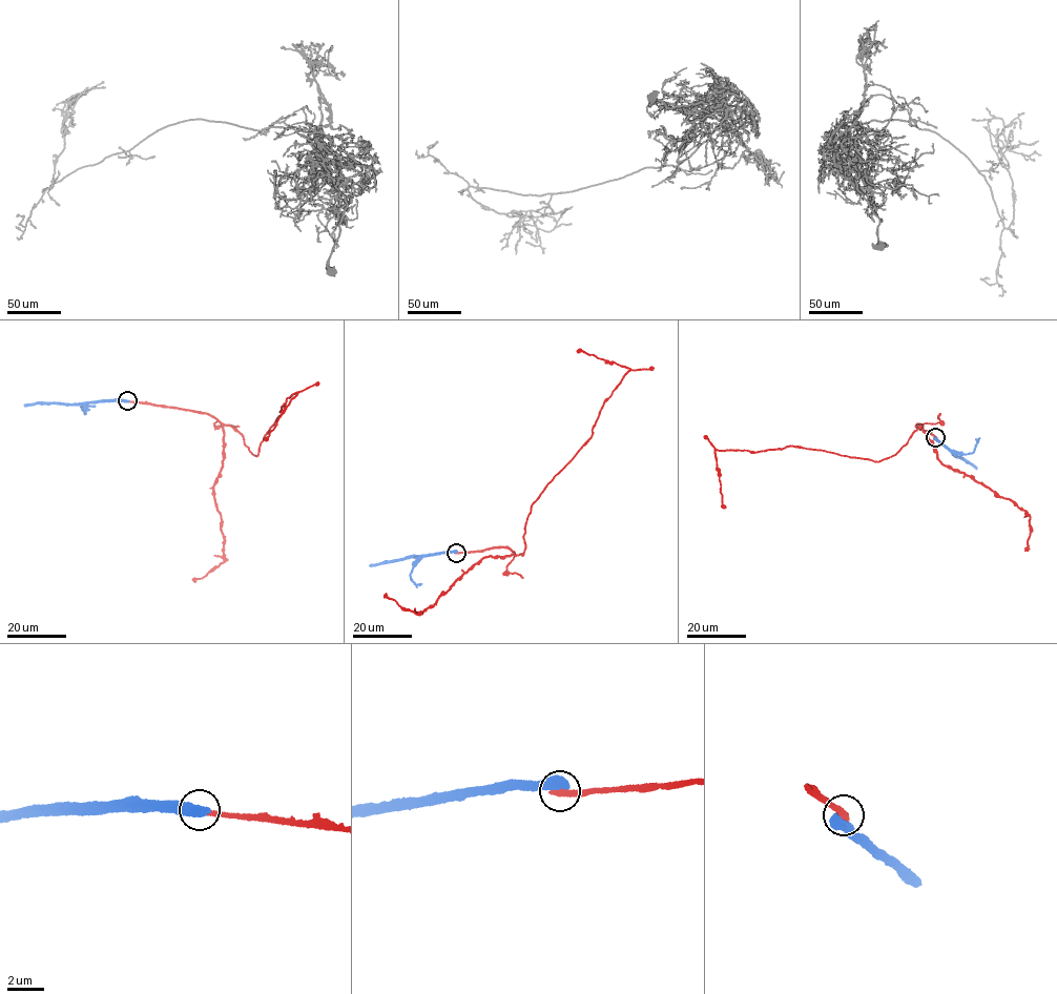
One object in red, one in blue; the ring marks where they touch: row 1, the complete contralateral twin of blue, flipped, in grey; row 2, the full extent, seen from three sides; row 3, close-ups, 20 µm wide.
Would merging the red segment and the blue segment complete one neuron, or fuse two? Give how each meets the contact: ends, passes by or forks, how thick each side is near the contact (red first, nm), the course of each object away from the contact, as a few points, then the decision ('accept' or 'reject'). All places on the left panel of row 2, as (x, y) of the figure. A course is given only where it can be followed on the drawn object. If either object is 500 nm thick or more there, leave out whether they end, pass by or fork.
380/700 nm | red via (127, 400), (208, 414), (233, 428), (256, 456), (264, 436), (282, 413), (281, 407), (296, 392), (264, 440) | blue via (127, 400), (23, 405) | reject

